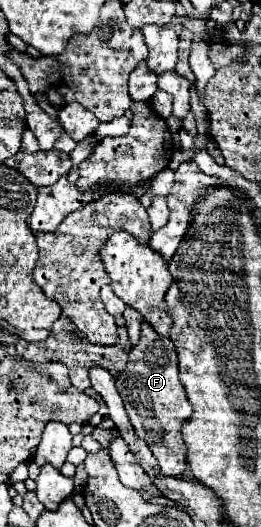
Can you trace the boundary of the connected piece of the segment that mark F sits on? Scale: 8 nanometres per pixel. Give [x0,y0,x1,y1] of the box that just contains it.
[116,321,192,477]

